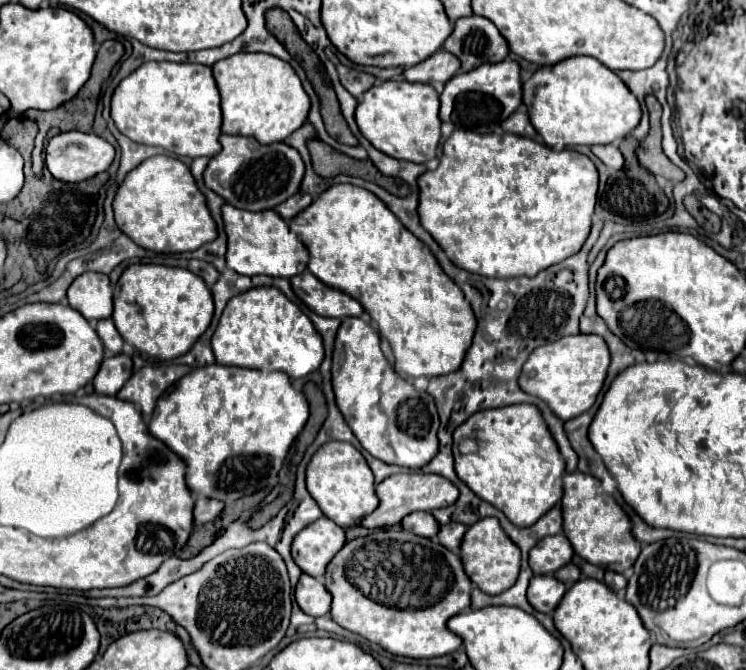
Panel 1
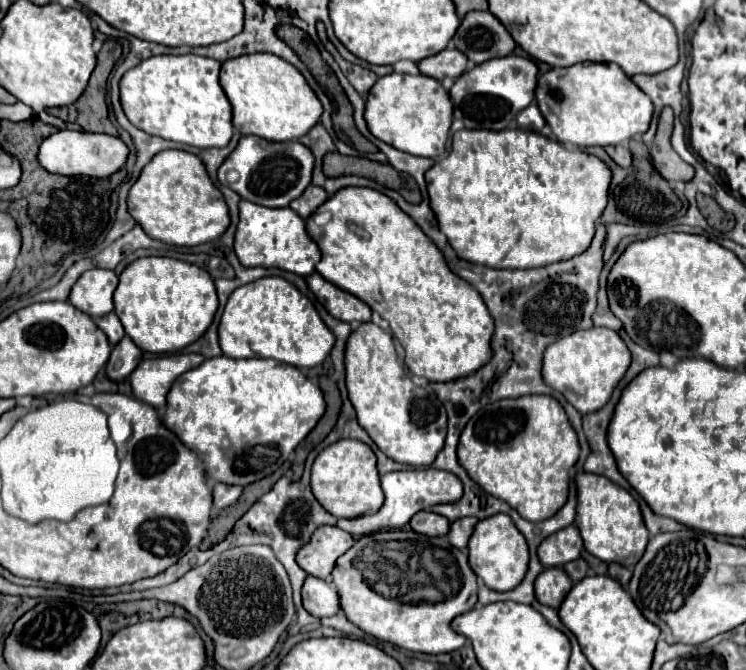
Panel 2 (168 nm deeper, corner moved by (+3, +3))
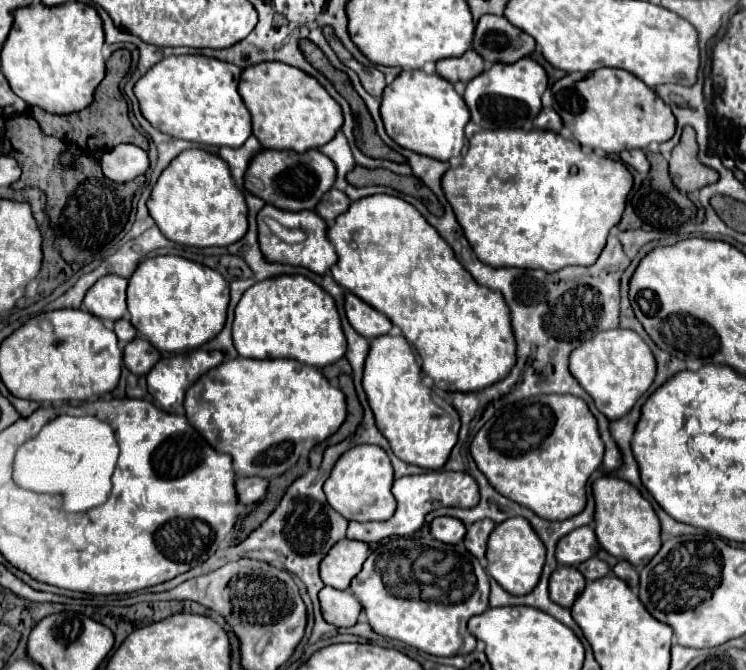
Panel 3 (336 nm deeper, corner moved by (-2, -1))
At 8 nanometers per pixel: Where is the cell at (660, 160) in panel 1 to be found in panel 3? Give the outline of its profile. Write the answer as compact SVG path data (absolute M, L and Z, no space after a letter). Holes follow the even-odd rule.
M684 126L680 142L670 156L670 178L676 184L676 188L686 194L696 192L702 186L708 186L718 180L716 170L696 160L696 152L698 152L696 132L690 126Z

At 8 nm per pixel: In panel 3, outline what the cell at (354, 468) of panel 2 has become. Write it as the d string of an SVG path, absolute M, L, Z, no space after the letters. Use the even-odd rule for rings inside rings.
M354 446L336 460L330 476L324 482L324 494L328 498L328 504L346 520L384 522L396 510L396 502L390 492L392 482L394 470L384 450L380 450L378 446Z

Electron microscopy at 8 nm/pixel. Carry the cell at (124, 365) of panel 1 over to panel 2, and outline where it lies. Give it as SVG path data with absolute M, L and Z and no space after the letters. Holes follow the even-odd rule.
M125 336L113 350L111 350L111 358L107 362L107 376L113 380L125 380L141 362L143 350L139 346L135 346L135 342Z

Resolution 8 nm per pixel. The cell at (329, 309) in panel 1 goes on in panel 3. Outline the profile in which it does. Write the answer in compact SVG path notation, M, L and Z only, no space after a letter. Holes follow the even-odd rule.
M350 292L344 294L344 310L352 328L366 338L382 336L392 328L392 322L384 314L380 314L378 310L374 310L372 306L368 306L364 300Z

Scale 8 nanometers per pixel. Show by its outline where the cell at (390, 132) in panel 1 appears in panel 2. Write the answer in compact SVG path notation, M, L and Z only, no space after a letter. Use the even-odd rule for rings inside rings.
M387 74L375 82L367 96L365 120L371 134L401 152L437 158L445 152L449 128L453 122L453 104L449 92L431 76Z

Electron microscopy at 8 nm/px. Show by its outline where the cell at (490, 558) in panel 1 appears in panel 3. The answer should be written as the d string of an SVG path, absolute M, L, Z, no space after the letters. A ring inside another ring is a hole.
M508 518L496 524L494 532L488 538L486 548L486 572L510 594L528 594L540 578L542 566L546 558L546 548L542 540L536 536L532 526L524 518Z

